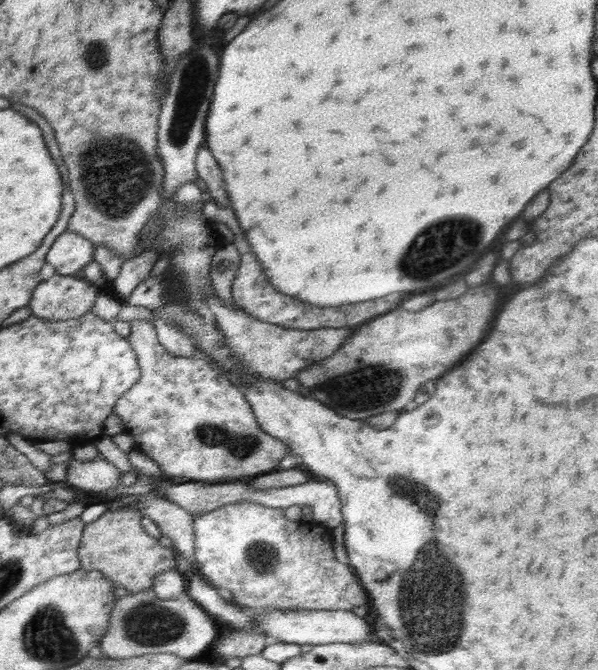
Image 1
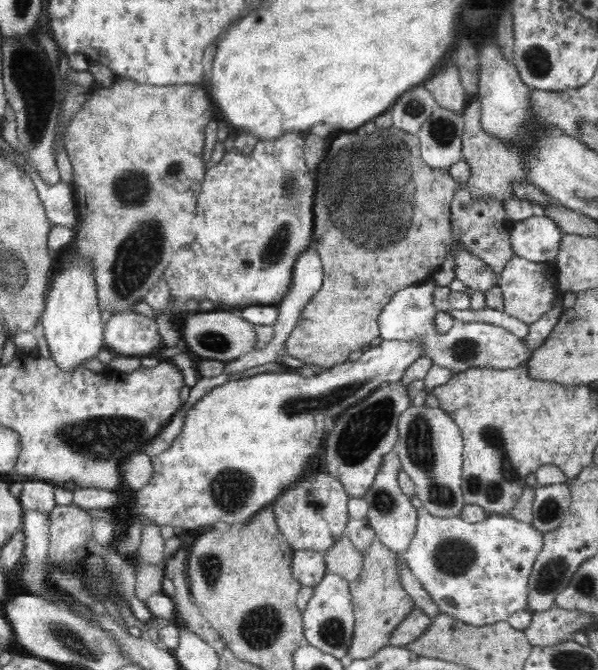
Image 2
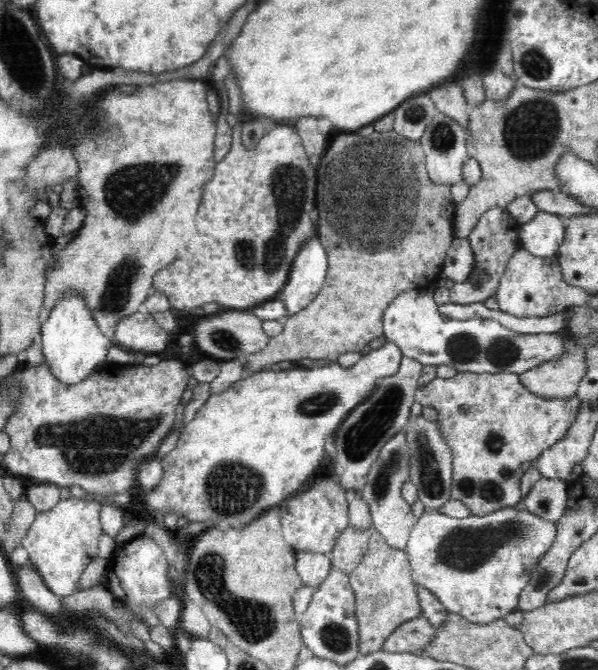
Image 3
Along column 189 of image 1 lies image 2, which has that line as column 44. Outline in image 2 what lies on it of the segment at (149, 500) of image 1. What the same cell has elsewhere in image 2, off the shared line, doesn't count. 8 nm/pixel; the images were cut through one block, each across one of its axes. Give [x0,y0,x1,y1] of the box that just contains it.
[21,510,51,599]

